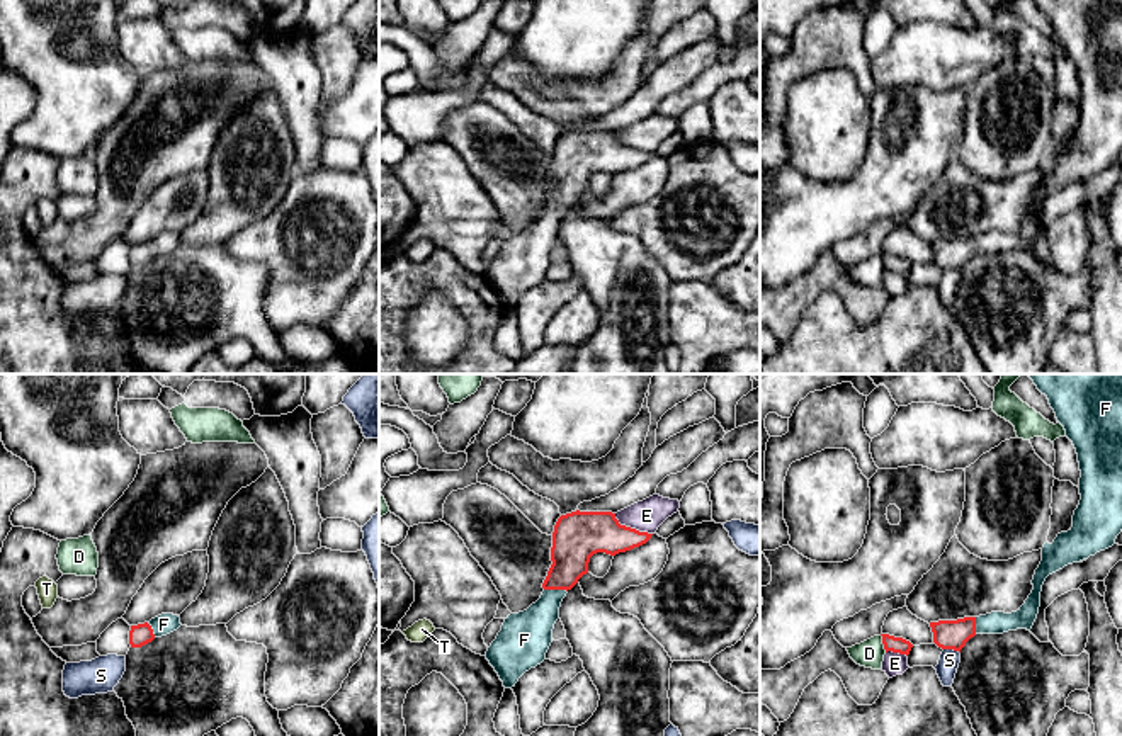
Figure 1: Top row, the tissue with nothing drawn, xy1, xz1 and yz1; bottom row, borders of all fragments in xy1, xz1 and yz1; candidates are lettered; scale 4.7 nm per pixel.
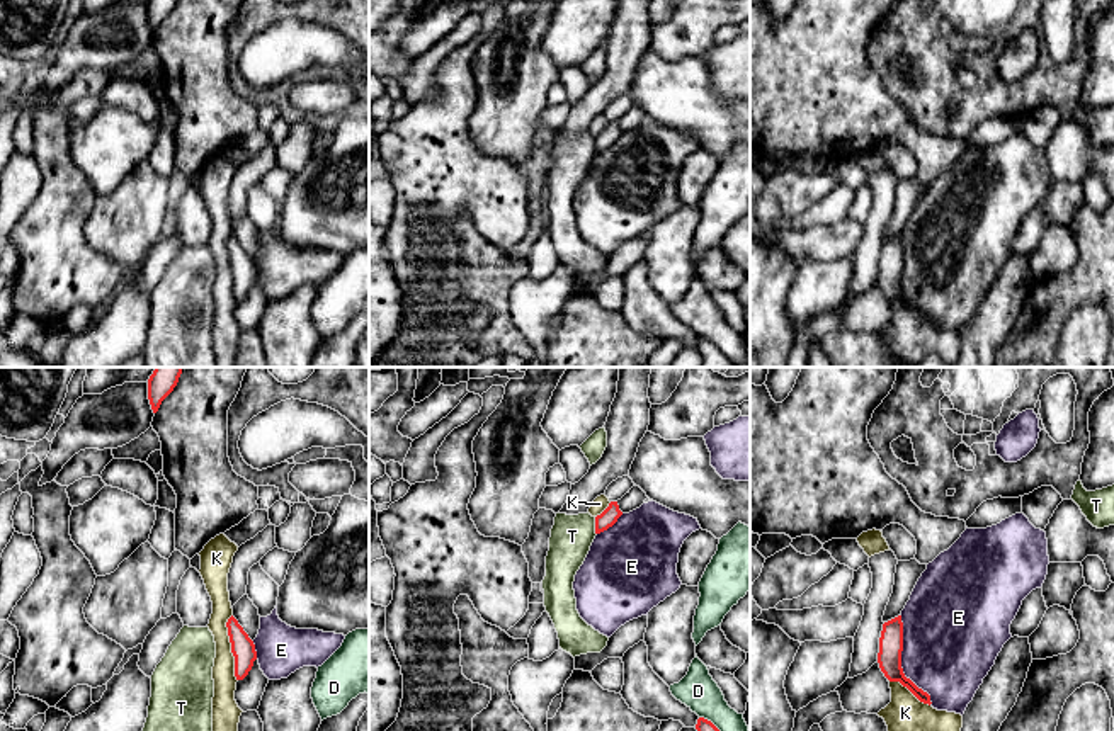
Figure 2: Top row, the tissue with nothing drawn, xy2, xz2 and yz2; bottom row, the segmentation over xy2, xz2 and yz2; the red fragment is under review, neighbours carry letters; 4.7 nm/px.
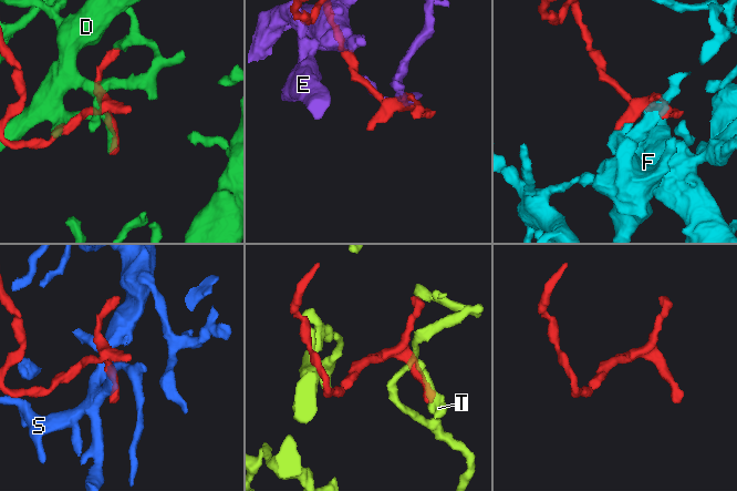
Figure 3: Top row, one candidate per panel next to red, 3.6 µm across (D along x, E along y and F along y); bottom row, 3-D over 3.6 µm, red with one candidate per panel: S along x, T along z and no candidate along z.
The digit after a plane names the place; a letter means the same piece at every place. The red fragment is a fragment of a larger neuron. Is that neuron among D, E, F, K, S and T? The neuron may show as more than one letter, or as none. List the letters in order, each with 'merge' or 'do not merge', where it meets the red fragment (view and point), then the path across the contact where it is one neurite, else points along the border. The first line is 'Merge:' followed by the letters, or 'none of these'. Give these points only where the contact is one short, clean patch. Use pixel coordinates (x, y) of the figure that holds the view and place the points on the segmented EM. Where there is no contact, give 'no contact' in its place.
Merge: F
D: do not merge; contact yz1 (883, 643)
E: do not merge; contact yz2 (900, 662)
F: merge; contact xz1 (556, 588); way xz1 (575, 539), (570, 563), (556, 588), (546, 611), (529, 633)
K: do not merge; contact xy2 (232, 648)
S: do not merge; contact yz1 (952, 648); border yz1 (944, 648), (952, 648), (959, 653)
T: do not merge; contact xz2 (596, 526)

